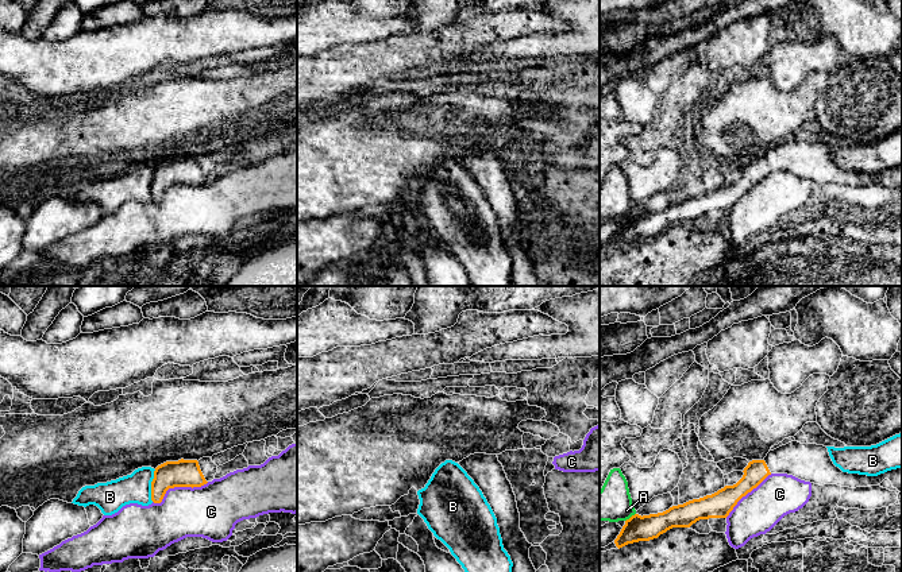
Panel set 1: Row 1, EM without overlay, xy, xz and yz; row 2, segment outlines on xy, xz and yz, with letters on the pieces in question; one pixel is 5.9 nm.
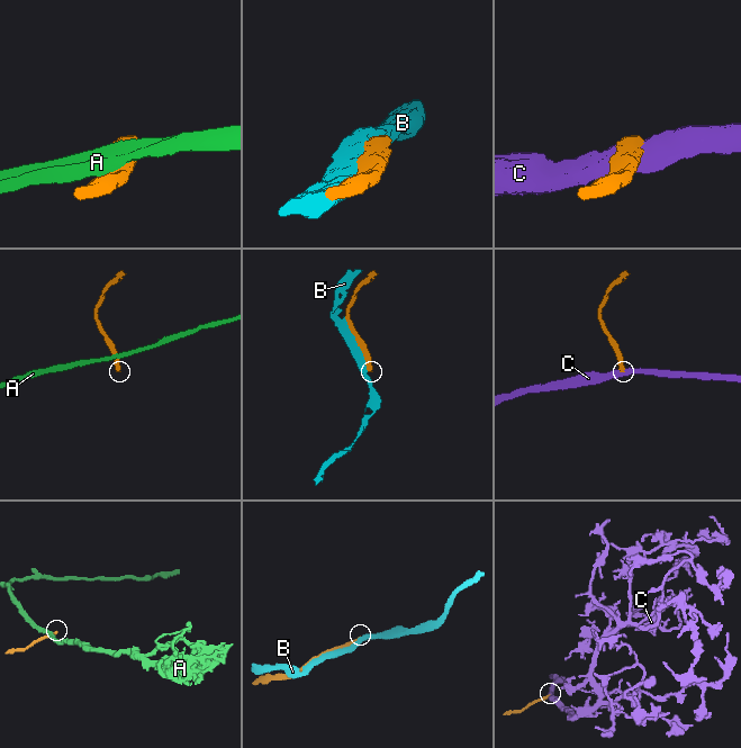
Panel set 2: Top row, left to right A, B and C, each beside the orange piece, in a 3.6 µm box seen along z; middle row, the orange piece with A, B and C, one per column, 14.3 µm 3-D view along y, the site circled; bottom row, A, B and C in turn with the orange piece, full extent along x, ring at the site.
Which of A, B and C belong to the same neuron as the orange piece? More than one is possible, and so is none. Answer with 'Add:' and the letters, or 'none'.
Add: none

